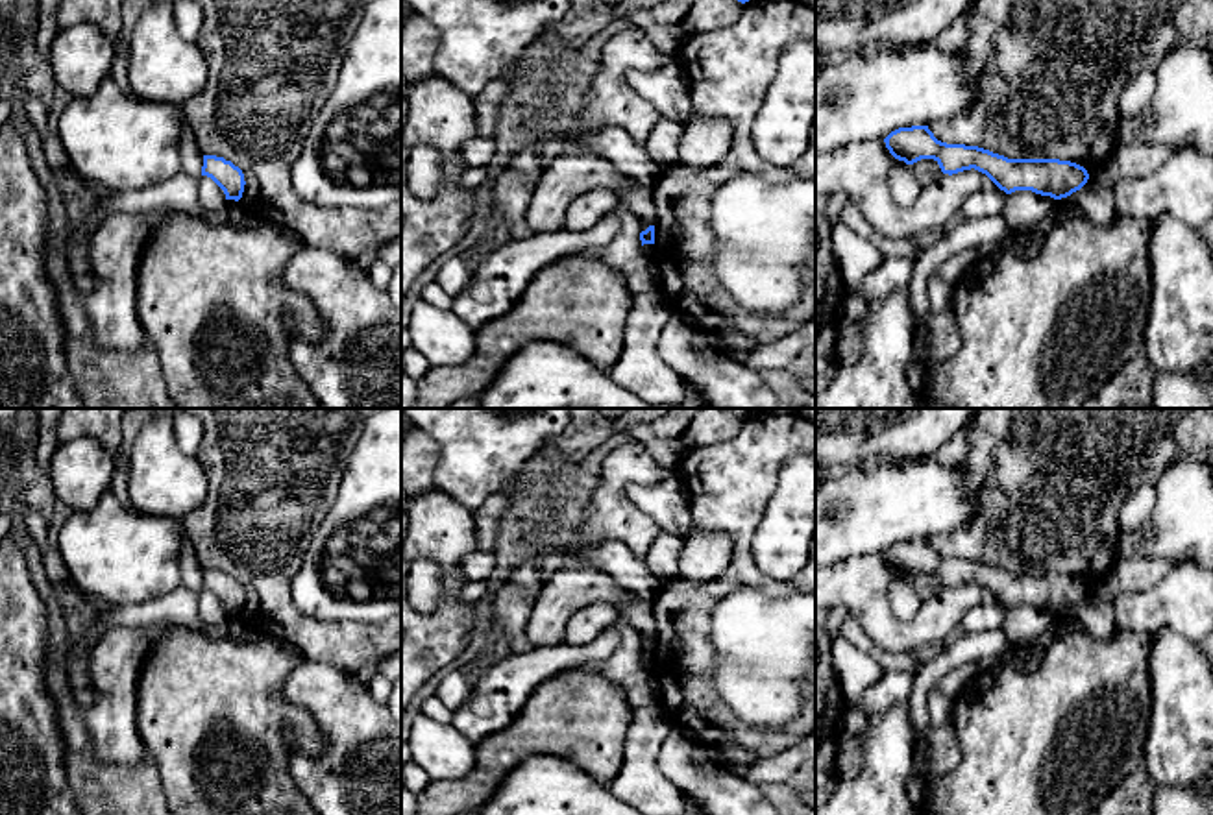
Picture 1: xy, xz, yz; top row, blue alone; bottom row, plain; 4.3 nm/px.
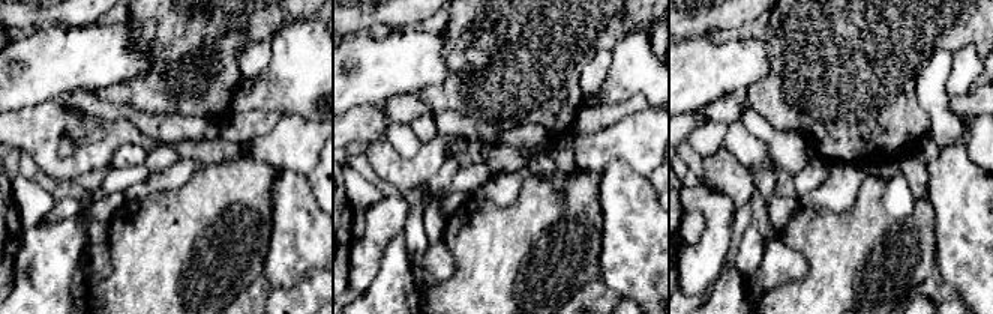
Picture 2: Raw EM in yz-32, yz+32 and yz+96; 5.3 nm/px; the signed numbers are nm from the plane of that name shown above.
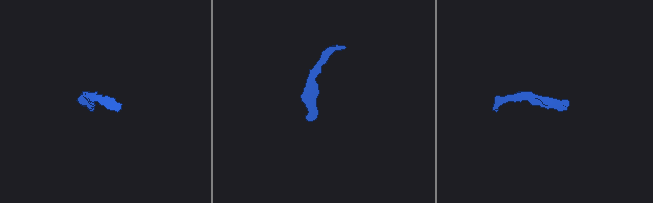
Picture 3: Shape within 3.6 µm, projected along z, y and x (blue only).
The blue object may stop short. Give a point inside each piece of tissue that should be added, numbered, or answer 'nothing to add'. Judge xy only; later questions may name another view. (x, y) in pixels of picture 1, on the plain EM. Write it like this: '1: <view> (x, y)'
nothing to add

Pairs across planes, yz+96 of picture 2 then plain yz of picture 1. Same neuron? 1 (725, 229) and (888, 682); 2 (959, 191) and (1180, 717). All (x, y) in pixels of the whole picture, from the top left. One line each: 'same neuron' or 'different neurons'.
1: same neuron
2: same neuron

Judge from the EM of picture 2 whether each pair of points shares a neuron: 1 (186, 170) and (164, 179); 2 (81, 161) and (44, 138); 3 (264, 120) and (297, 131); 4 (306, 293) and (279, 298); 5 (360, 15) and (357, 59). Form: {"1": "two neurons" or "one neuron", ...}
{"1": "one neuron", "2": "one neuron", "3": "two neurons", "4": "one neuron", "5": "two neurons"}

